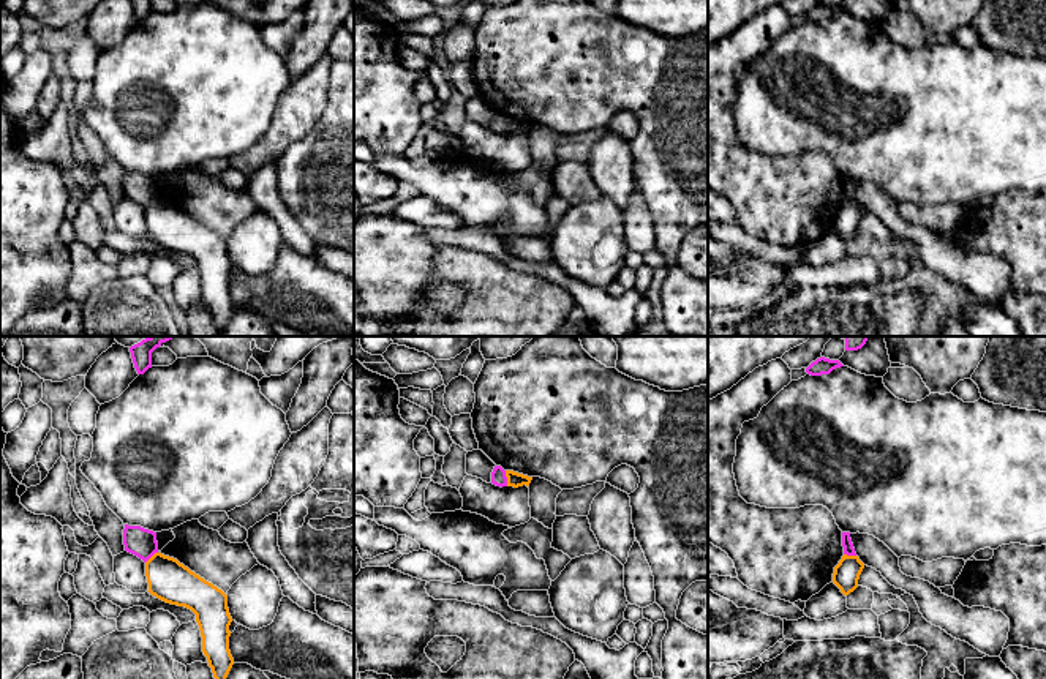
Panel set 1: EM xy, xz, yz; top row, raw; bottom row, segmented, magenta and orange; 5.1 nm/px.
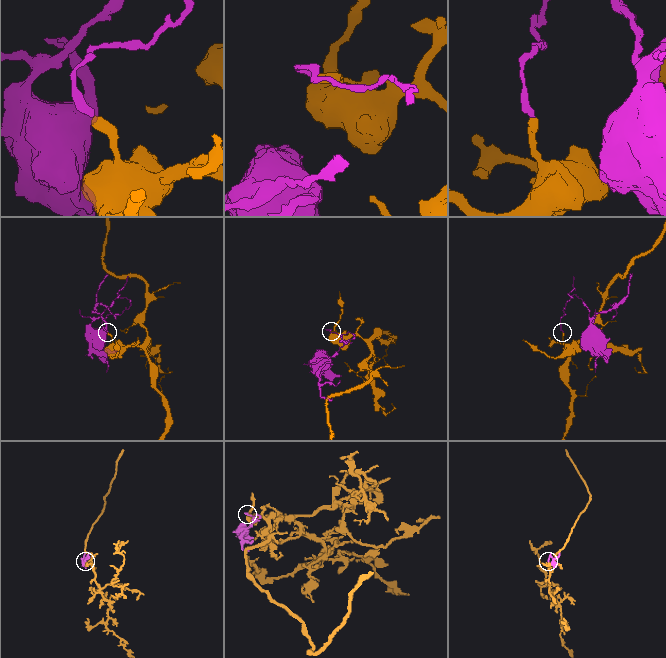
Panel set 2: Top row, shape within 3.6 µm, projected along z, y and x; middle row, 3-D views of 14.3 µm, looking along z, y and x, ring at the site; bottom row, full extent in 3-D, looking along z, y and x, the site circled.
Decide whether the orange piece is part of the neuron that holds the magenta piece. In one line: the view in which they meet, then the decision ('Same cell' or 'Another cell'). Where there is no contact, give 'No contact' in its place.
Touches magenta in xz. Another cell

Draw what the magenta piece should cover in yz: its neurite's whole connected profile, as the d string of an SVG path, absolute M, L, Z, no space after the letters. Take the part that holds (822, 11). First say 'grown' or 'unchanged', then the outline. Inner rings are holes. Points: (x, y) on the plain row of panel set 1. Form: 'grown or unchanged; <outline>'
unchanged; M820 3L806 14L806 19L811 22L822 22L822 21L830 21L833 16L841 13L844 11L839 6L830 6Z

